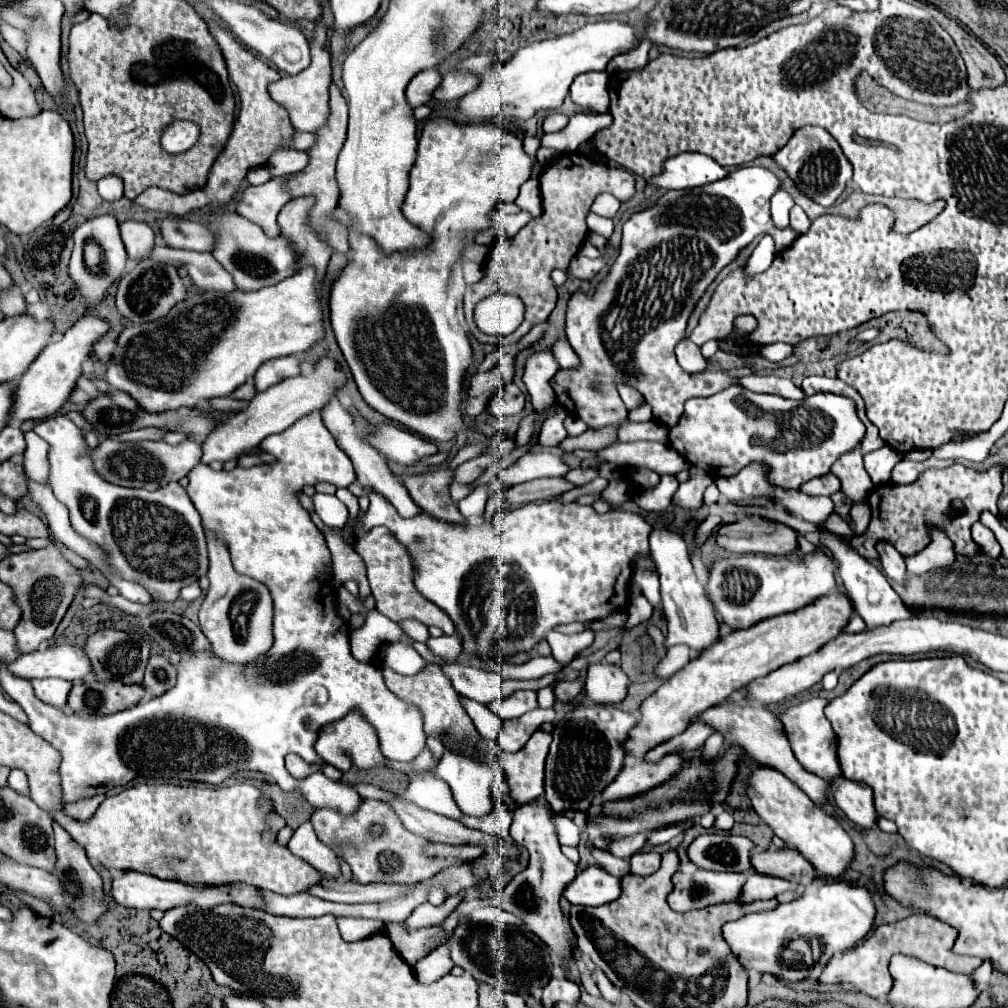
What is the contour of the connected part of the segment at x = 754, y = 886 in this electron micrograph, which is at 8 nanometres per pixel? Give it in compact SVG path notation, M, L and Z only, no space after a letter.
M752 870L748 874L748 882L742 888L742 896L738 898L738 902L752 902L752 900L766 900L766 898L774 898L780 892L786 890L794 890L796 884L794 882L786 882L784 878L774 878L774 876L766 876L766 874L758 874L756 870Z

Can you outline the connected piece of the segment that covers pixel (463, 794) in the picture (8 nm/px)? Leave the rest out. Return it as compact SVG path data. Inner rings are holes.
M446 748L434 774L448 782L458 808L470 816L484 816L492 810L492 778L494 770L464 752Z

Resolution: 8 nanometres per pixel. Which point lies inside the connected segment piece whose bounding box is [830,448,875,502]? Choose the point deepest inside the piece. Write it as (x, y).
(855, 483)

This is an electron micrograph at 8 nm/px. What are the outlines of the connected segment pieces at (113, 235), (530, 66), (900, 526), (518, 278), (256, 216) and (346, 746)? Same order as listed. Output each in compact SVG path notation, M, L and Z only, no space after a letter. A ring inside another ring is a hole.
M104 214L104 216L94 216L94 218L88 218L84 224L80 224L76 230L74 230L74 252L72 252L72 260L70 260L70 278L76 282L78 286L78 292L84 296L84 300L88 304L94 304L94 302L100 302L102 296L106 294L106 290L110 288L110 284L122 276L124 272L124 264L126 264L128 256L126 256L126 250L124 250L124 244L120 240L120 230L118 230L118 222L114 216L110 214ZM88 242L94 242L100 246L102 250L102 260L96 262L96 264L88 264L84 262L84 246Z
M598 20L598 22L590 22L570 34L562 34L556 38L548 38L542 42L532 42L526 48L520 48L514 58L510 62L504 64L496 64L492 72L484 74L480 80L480 86L476 90L472 90L470 94L466 94L458 106L462 108L464 120L466 122L486 122L492 120L496 116L508 116L508 118L522 118L528 120L532 118L536 112L540 110L550 110L550 108L558 108L562 106L570 84L574 82L574 78L578 74L584 72L594 72L594 70L606 70L608 62L618 56L618 54L626 54L632 48L638 46L638 38L636 38L636 30L628 24L628 22L620 22L620 20Z
M955 463L954 466L946 468L946 470L926 470L924 474L920 476L916 481L907 485L891 485L888 489L883 488L883 493L874 492L874 510L872 510L871 520L866 532L862 536L856 536L850 540L850 544L854 546L854 550L858 550L858 554L862 554L864 558L872 560L872 558L878 558L878 552L874 548L874 542L876 540L888 540L896 546L896 550L900 554L914 554L918 550L922 550L928 542L930 542L930 536L928 536L928 522L934 522L938 526L942 526L948 536L952 538L952 542L956 544L956 554L964 554L964 556L976 556L978 554L978 544L972 540L970 536L970 528L974 522L980 520L980 514L984 510L992 512L992 514L998 514L998 498L1000 498L1000 492L1002 492L1002 470L1004 466L990 466L988 470L974 470L974 468L968 468L968 466L962 466L960 463Z
M562 152L554 162L550 162L542 174L542 206L544 216L540 220L528 222L514 238L500 240L496 246L496 256L506 266L504 276L498 278L502 294L514 294L524 302L524 322L512 334L504 336L502 342L512 346L518 342L534 324L544 322L556 306L556 288L550 278L554 268L566 270L570 260L578 254L580 244L588 236L586 216L590 212L592 202L602 192L612 192L618 200L628 202L636 194L636 180L626 168L610 168L608 164L594 161L588 156L575 152Z
M290 176L272 178L262 186L248 186L242 198L236 202L236 212L250 222L262 226L268 236L278 236L276 216L280 208L290 200L290 194L282 190L282 182Z
M352 710L338 722L330 722L320 730L320 736L316 740L316 752L334 768L348 772L352 766L360 770L368 770L374 766L386 766L386 758L382 758L382 752L378 750L378 734L374 734L374 728L358 710Z

